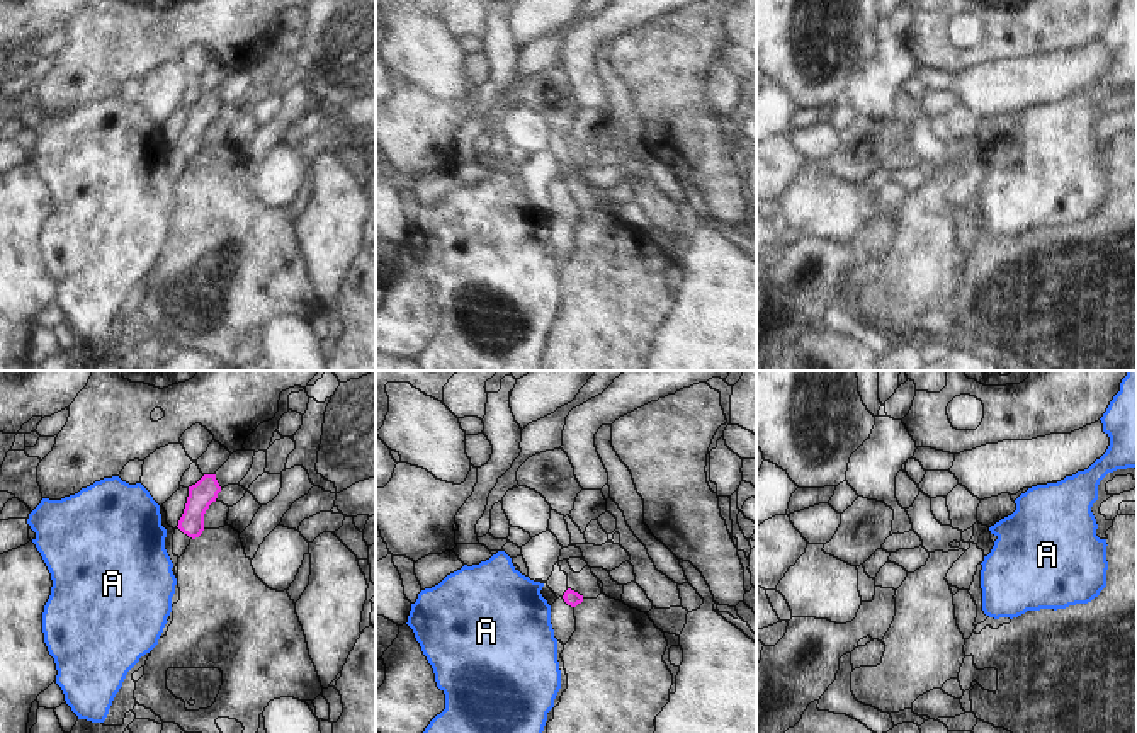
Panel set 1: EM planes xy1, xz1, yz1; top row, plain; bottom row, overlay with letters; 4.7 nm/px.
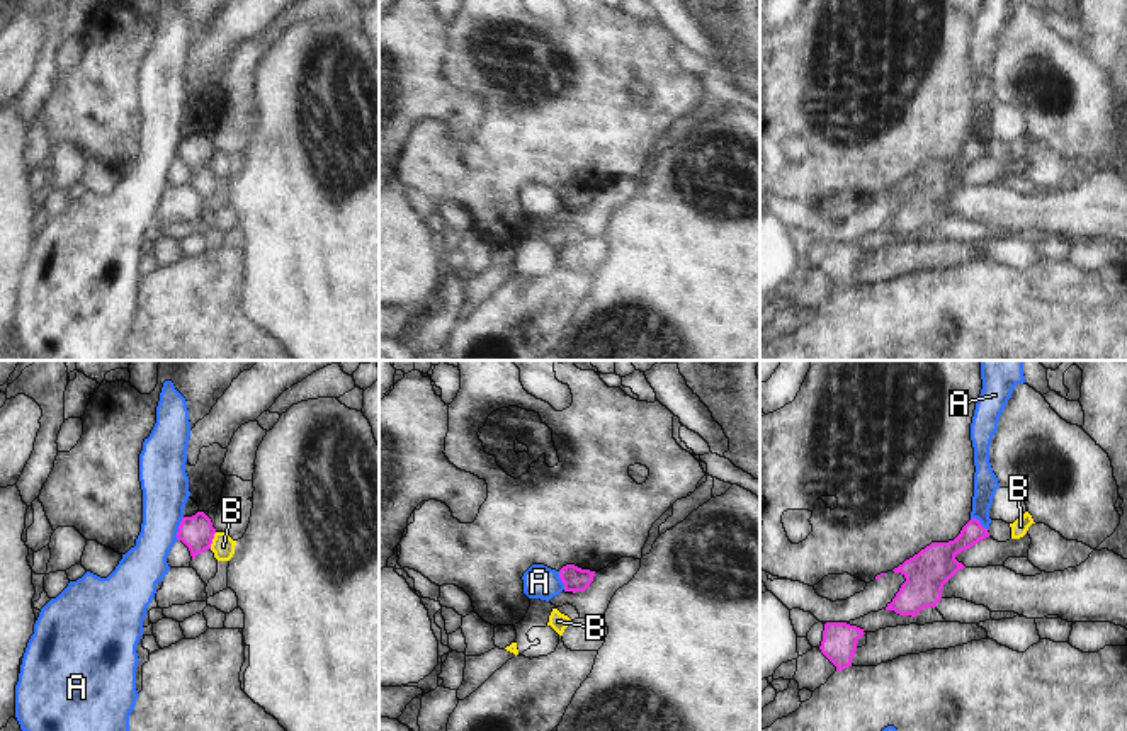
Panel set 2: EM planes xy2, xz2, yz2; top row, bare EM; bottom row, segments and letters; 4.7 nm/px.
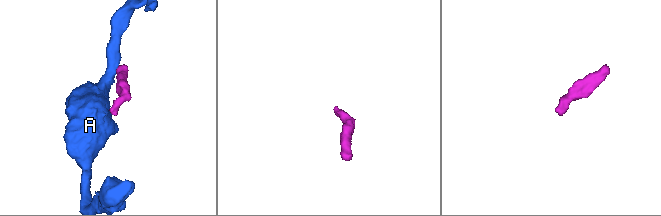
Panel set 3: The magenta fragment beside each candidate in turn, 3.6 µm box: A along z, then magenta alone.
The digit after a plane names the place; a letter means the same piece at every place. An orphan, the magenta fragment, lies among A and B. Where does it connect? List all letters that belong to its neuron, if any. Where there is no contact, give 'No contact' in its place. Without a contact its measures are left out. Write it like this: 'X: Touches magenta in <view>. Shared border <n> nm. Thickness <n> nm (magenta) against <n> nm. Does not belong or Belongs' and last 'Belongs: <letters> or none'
A: Touches magenta in xy2. Shared border 120 nm. Thickness 160 nm (magenta) against 220 nm. Does not belong
B: Touches magenta in xy2. Shared border 90 nm. Thickness 160 nm (magenta) against 110 nm. Does not belong
Belongs: none

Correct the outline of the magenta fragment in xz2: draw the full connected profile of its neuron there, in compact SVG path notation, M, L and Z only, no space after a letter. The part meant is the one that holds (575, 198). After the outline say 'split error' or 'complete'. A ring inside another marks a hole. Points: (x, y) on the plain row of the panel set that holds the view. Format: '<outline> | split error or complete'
M566 184L559 189L559 197L564 202L564 211L585 211L593 201L595 190L581 189L575 184Z | complete

